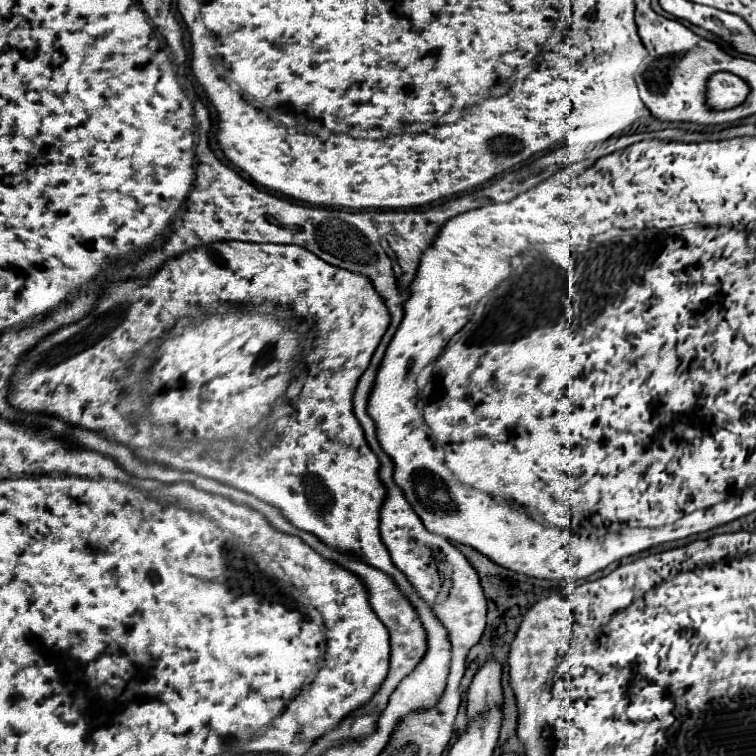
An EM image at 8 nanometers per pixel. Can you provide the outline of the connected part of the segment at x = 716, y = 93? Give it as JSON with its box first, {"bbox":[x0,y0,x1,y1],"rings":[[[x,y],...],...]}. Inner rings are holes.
{"bbox":[707,72,749,110],"rings":[[[729,72],[715,74],[707,86],[709,86],[709,92],[707,92],[709,106],[717,110],[737,106],[737,102],[743,102],[749,92],[749,86],[741,78]]]}

